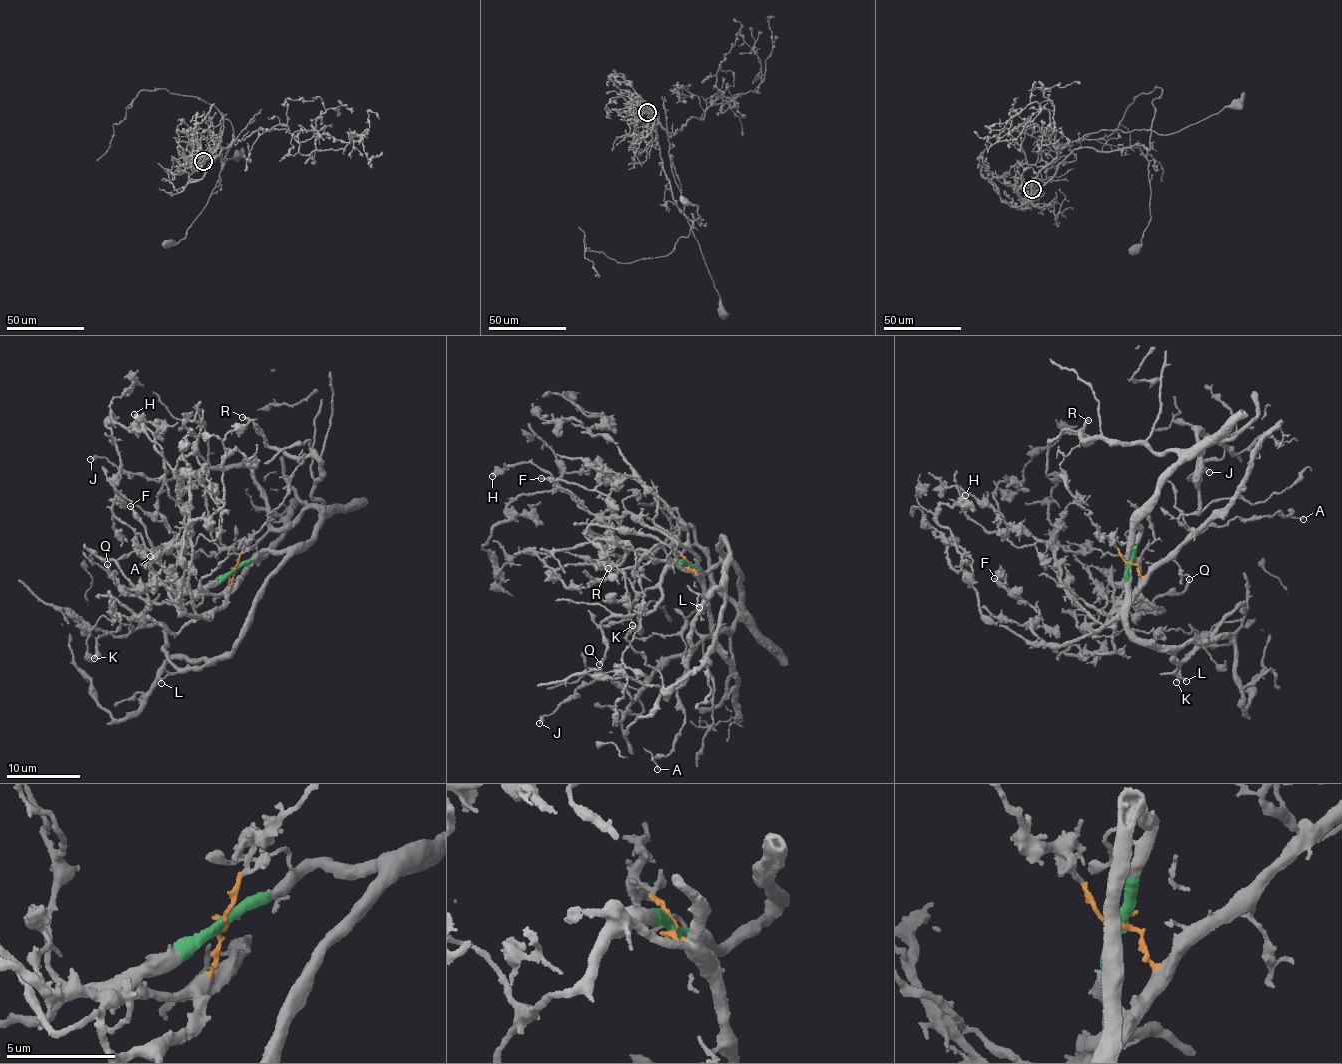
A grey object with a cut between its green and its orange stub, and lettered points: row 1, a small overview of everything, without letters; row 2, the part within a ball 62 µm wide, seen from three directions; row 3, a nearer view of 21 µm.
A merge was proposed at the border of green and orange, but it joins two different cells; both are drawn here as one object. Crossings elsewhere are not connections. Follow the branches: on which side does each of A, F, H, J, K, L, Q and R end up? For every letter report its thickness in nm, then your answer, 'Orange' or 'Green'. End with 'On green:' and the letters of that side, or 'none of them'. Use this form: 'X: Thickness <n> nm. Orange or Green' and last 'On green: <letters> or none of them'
A: Thickness 140 nm. Green
F: Thickness 260 nm. Orange
H: Thickness 500 nm. Orange
J: Thickness 360 nm. Green
K: Thickness 460 nm. Green
L: Thickness 220 nm. Green
Q: Thickness 280 nm. Green
R: Thickness 280 nm. Green
On green: A, J, K, L, Q, R

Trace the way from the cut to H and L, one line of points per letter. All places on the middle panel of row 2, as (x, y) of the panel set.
H: (688, 565), (698, 569), (694, 555), (673, 539), (629, 513), (603, 518), (530, 462), (492, 477)
L: (688, 565), (705, 574), (725, 555), (718, 548), (727, 540), (729, 552), (721, 585), (698, 598), (699, 608)

